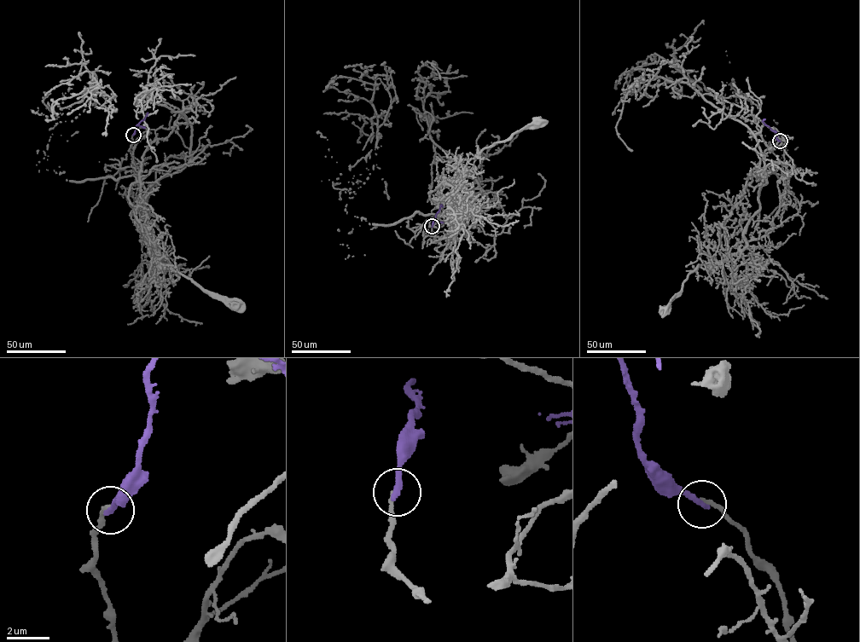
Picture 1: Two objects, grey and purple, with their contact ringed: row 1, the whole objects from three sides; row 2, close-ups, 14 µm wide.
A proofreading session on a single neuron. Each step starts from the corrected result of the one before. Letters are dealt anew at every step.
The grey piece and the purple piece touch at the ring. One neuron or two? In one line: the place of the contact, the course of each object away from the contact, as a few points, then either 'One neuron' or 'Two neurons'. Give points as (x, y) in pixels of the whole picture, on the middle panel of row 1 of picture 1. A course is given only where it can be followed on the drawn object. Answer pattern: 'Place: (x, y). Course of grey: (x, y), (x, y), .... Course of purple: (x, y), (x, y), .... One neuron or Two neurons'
Place: (432, 226). Course of grey: (432, 227), (434, 236), (440, 238), (453, 229), (453, 207), (467, 163), (485, 148), (537, 124). Course of purple: (432, 227), (440, 205), (442, 206). Two neurons

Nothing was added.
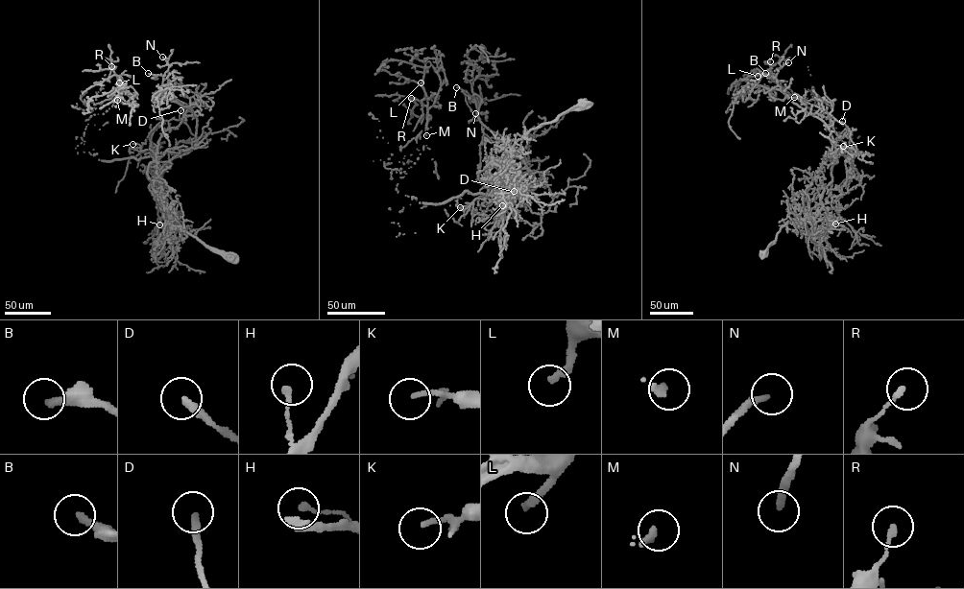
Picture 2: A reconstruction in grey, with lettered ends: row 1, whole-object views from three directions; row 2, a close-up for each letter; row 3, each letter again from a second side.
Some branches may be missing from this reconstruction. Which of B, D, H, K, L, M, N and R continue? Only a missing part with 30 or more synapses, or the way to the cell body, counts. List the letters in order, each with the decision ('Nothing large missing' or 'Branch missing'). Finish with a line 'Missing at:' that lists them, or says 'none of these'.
B: Branch missing
D: Nothing large missing
H: Nothing large missing
K: Nothing large missing
L: Branch missing
M: Branch missing
N: Branch missing
R: Nothing large missing
Missing at: B, L, M, N

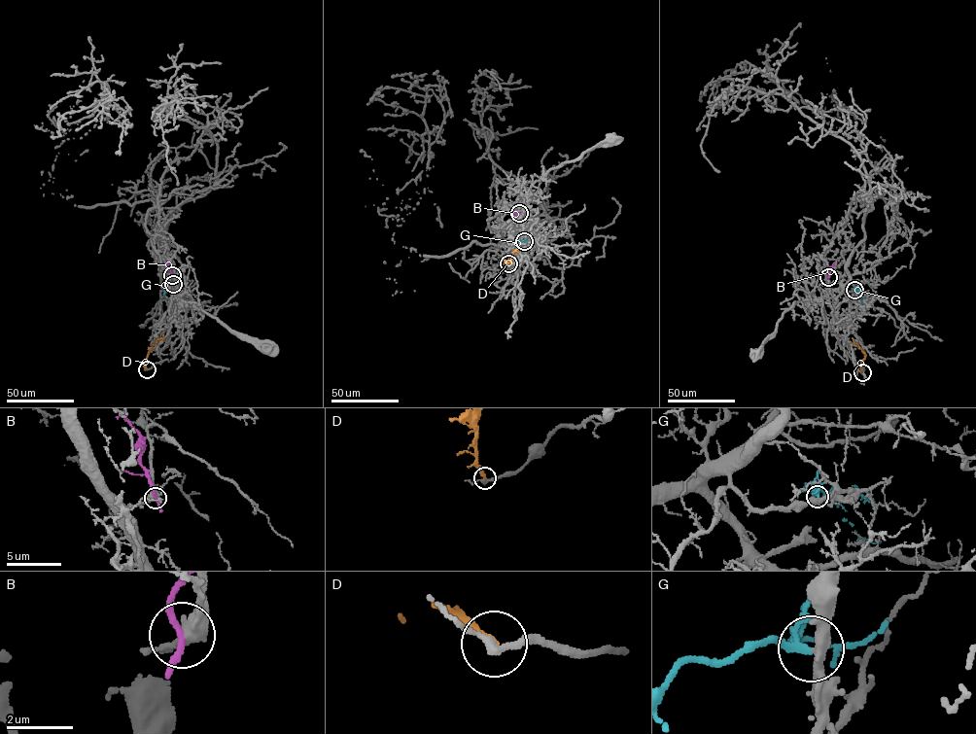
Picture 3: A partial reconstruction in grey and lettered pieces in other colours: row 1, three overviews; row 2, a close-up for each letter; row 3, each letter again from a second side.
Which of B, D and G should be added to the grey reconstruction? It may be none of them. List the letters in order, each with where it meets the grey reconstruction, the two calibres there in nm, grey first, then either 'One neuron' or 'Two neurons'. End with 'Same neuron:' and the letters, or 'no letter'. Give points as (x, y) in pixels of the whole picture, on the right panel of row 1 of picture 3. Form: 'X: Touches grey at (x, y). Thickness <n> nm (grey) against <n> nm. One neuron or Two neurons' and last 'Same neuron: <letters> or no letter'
B: Touches grey at (828, 277). Thickness 380 nm (grey) against 190 nm. Two neurons
D: Touches grey at (862, 372). Thickness 220 nm (grey) against 200 nm. Two neurons
G: Touches grey at (854, 290). Thickness 320 nm (grey) against 140 nm. One neuron
Same neuron: G

